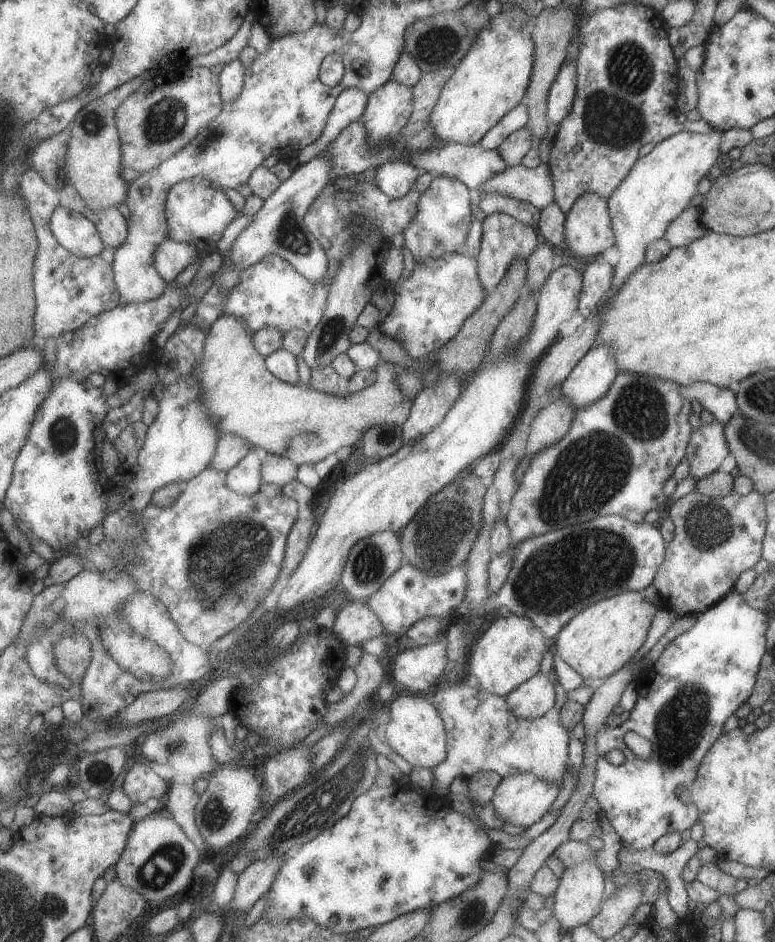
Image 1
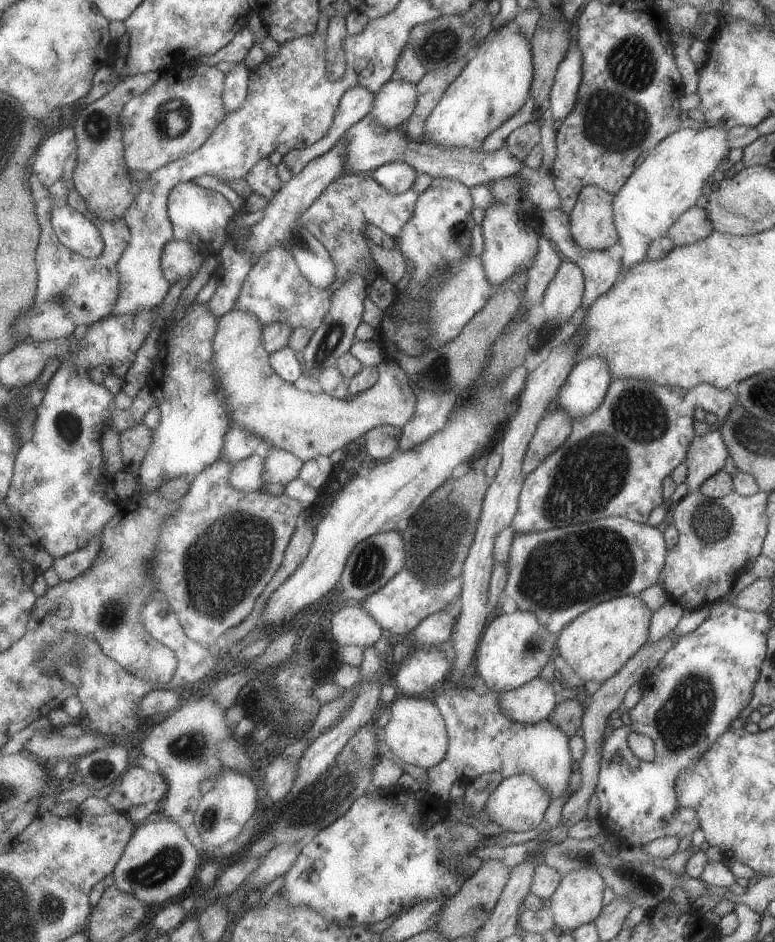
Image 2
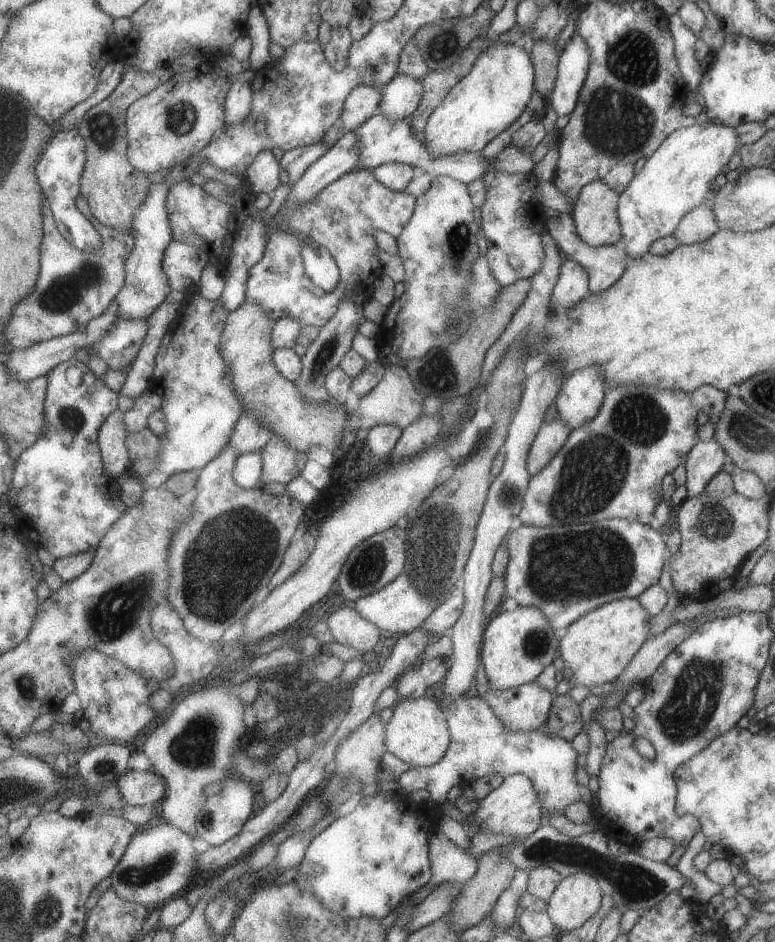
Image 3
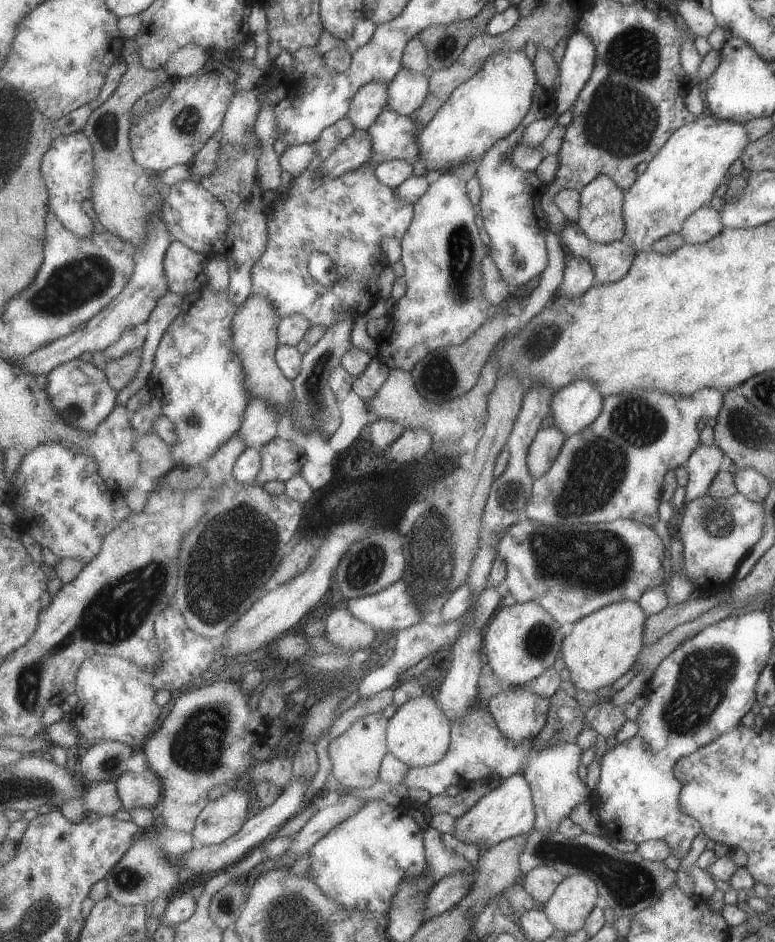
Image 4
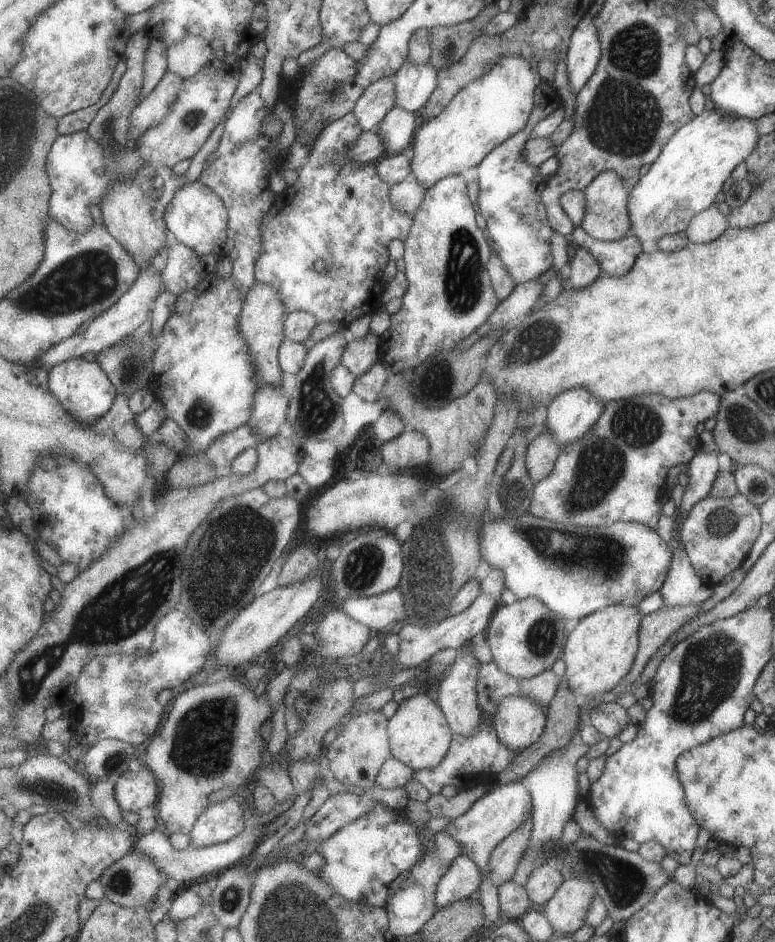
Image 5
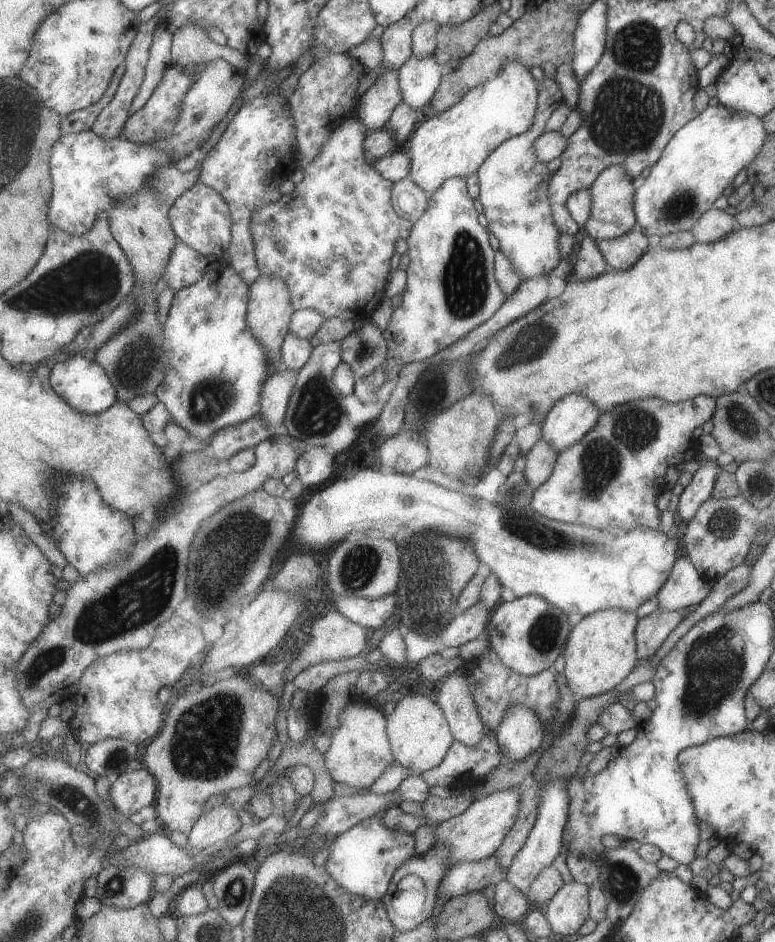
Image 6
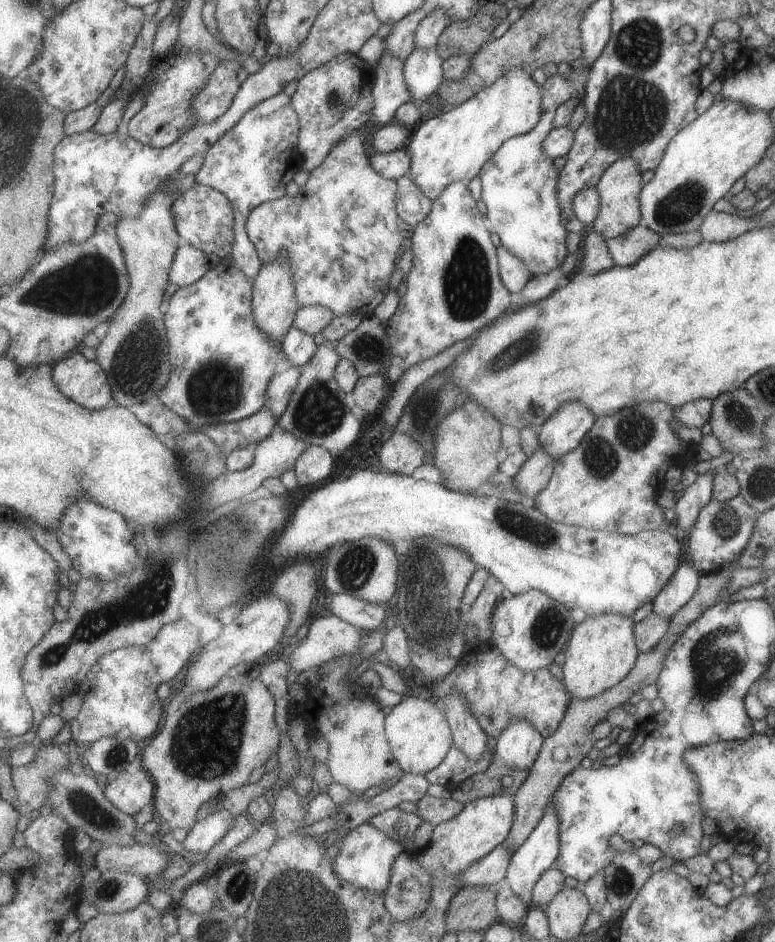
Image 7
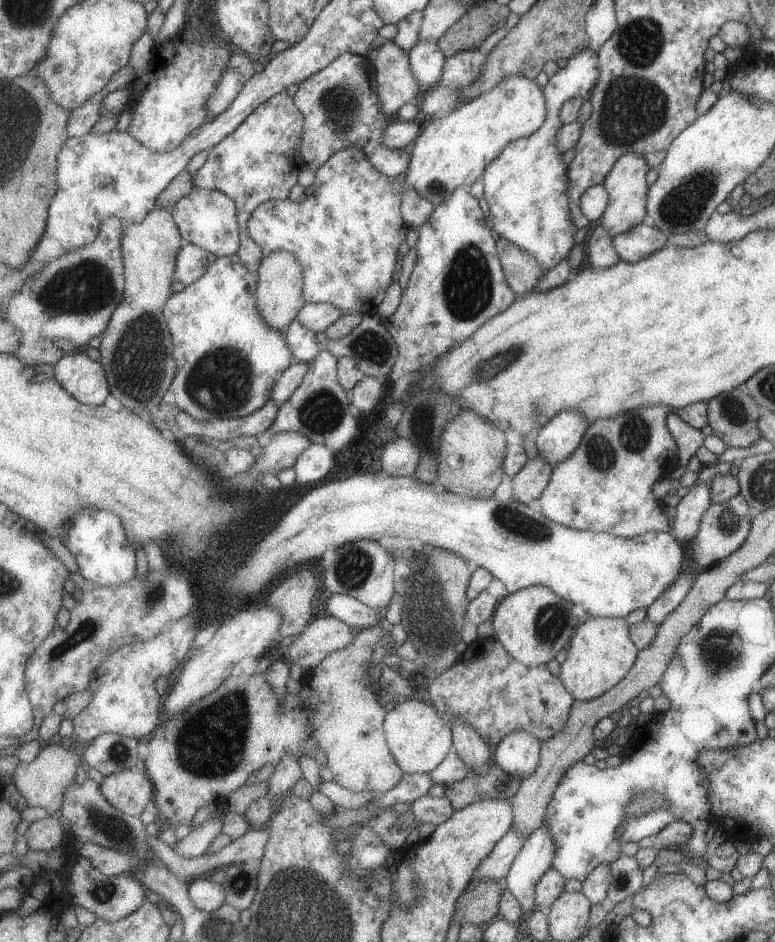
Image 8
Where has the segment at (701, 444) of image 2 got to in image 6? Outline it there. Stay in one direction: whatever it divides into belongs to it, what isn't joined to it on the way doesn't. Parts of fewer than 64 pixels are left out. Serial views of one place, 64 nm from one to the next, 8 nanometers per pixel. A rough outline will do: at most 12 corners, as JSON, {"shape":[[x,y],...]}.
{"shape":[[695,458],[697,470],[678,496],[676,512],[689,522],[700,504],[713,498],[721,468]]}

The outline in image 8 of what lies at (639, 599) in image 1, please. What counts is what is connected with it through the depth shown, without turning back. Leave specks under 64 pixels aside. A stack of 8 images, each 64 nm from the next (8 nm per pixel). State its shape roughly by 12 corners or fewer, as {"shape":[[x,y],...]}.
{"shape":[[585,617],[560,678],[579,701],[634,665],[625,618]]}

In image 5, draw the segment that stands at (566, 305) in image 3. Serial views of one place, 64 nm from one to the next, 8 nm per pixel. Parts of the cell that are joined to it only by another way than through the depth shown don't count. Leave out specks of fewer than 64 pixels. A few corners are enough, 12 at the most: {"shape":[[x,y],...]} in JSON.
{"shape":[[583,247],[573,251],[567,287],[586,287],[603,274]]}

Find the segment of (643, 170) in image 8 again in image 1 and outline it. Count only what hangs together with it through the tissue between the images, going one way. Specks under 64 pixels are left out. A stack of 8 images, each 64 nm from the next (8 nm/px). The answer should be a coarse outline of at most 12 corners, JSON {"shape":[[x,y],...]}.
{"shape":[[579,195],[566,237],[577,258],[614,244],[608,198]]}

